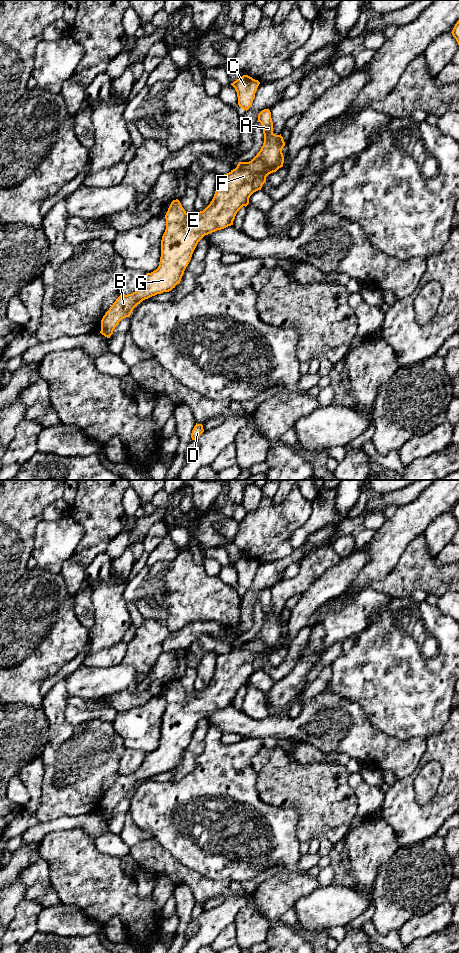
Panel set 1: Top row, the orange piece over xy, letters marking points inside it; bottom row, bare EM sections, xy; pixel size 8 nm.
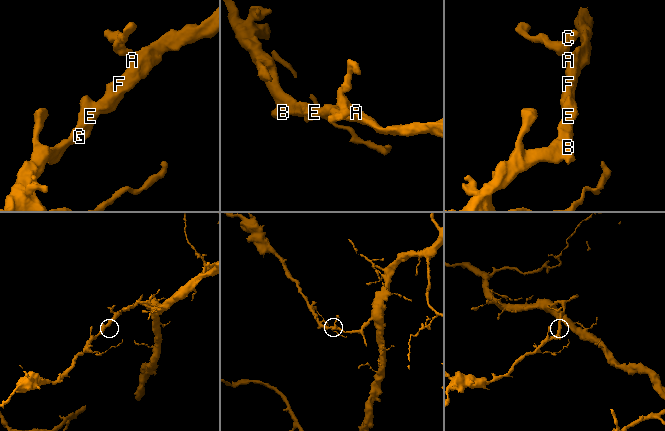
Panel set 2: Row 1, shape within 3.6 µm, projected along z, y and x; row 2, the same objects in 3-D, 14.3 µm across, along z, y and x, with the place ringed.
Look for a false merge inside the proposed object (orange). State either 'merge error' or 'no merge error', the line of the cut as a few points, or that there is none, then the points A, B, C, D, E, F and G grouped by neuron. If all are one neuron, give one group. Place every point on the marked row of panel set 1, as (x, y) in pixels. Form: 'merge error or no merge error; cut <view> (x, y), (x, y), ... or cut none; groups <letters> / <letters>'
no merge error; cut none; groups A B C D E F G

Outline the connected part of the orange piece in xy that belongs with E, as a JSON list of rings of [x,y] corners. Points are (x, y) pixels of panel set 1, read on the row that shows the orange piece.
[[[264,109],[258,114],[258,121],[262,125],[263,134],[264,134],[264,143],[261,147],[260,151],[257,155],[249,162],[239,162],[237,167],[231,170],[229,173],[217,176],[217,188],[214,194],[214,197],[210,204],[200,212],[192,212],[187,213],[182,207],[180,201],[178,199],[173,200],[168,208],[168,211],[165,215],[166,219],[166,229],[162,236],[161,240],[161,257],[159,266],[156,270],[151,273],[146,274],[146,278],[141,286],[133,293],[127,295],[120,295],[113,305],[109,308],[109,310],[105,313],[101,320],[101,331],[100,333],[107,338],[113,334],[115,327],[119,324],[119,322],[126,318],[130,317],[133,309],[140,304],[143,300],[148,299],[157,294],[161,294],[163,292],[169,292],[177,284],[180,283],[181,278],[184,274],[186,267],[188,266],[192,254],[198,244],[198,242],[205,236],[217,230],[224,229],[228,226],[233,225],[233,221],[237,212],[243,207],[249,204],[250,196],[261,190],[263,184],[266,182],[266,177],[276,172],[279,168],[283,167],[284,156],[282,153],[282,149],[285,146],[285,142],[283,137],[280,135],[276,135],[273,133],[273,122],[271,118],[271,112],[269,109]]]

